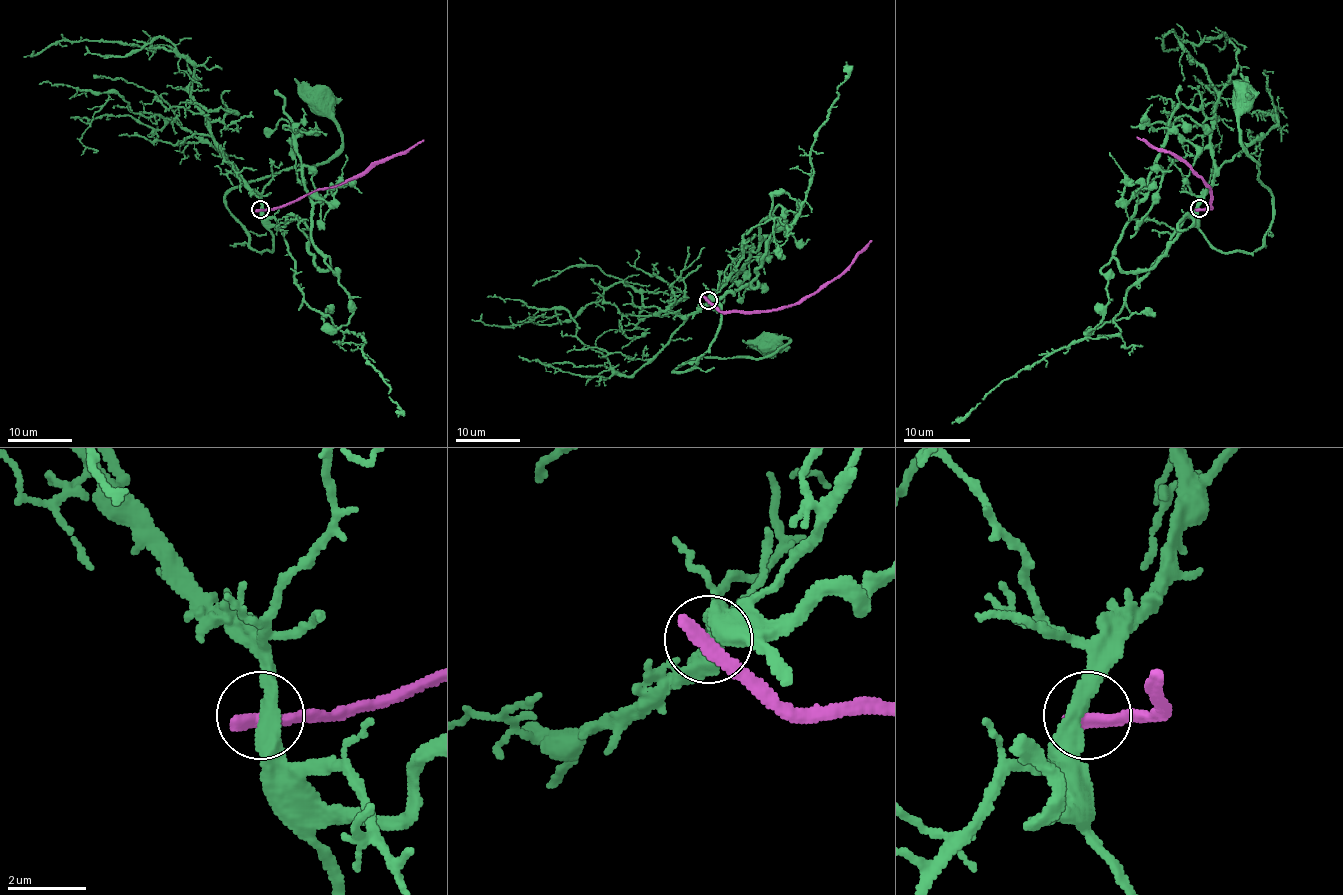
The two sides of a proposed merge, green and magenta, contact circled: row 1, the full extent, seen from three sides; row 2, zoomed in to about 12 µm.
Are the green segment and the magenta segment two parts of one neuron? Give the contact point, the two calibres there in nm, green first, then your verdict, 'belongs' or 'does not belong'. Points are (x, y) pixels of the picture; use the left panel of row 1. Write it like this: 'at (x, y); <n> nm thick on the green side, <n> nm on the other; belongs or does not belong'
at (260, 209); 400 nm thick on the green side, 440 nm on the other; does not belong

